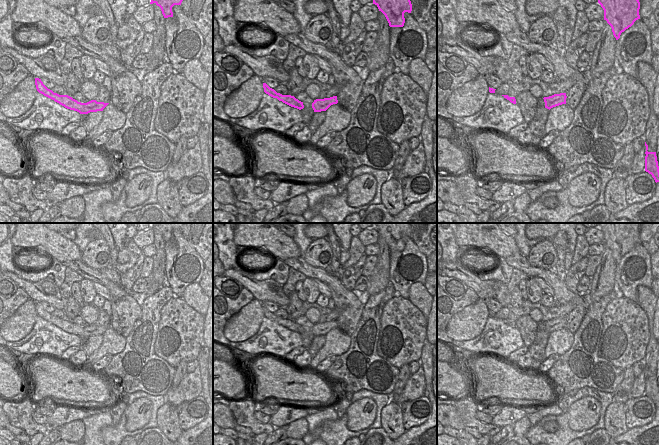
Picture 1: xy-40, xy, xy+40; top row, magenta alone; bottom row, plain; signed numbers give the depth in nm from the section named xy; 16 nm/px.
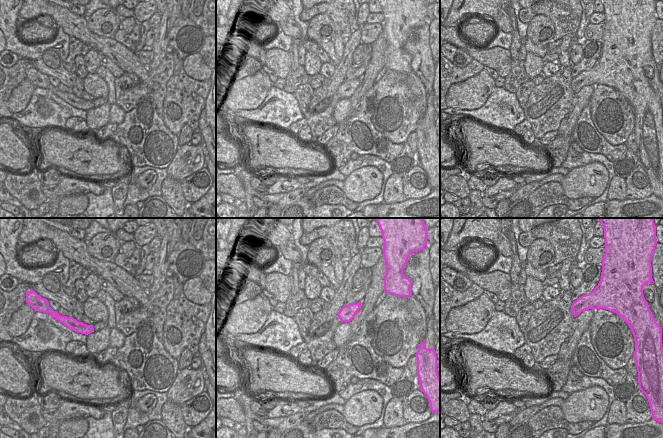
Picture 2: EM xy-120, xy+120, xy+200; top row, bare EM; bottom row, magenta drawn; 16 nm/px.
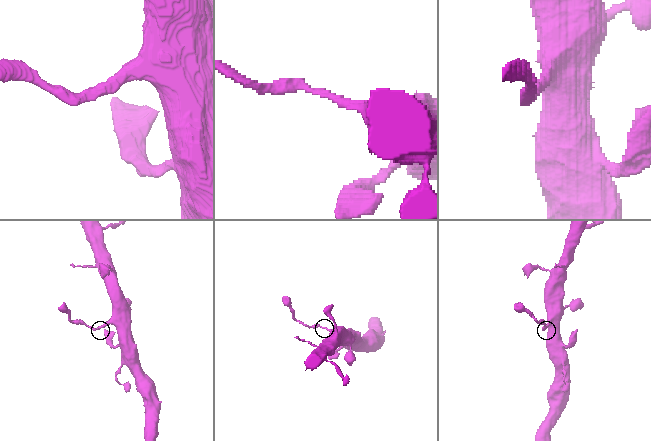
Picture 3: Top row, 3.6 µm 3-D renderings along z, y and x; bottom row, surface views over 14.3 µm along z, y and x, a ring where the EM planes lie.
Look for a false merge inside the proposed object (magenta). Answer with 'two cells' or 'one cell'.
two cells

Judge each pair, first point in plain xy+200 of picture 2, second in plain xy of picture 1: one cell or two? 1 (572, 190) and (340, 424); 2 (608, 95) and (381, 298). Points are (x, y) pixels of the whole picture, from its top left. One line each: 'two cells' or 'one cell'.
1: two cells
2: two cells

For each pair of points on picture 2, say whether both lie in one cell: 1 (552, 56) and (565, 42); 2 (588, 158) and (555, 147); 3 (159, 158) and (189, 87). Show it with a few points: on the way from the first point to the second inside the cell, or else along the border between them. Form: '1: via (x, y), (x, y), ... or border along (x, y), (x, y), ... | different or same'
1: via (554, 53), (562, 45) | same
2: border along (570, 145), (567, 156), (560, 166) | different
3: border along (162, 108), (163, 123), (177, 136) | different

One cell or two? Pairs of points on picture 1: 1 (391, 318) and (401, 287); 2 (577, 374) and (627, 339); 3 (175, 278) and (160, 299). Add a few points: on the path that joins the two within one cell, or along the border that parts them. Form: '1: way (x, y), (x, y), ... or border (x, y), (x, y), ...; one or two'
1: border (397, 294), (407, 299); two
2: border (601, 333), (598, 355), (622, 368); two
3: border (165, 283), (174, 294); two

